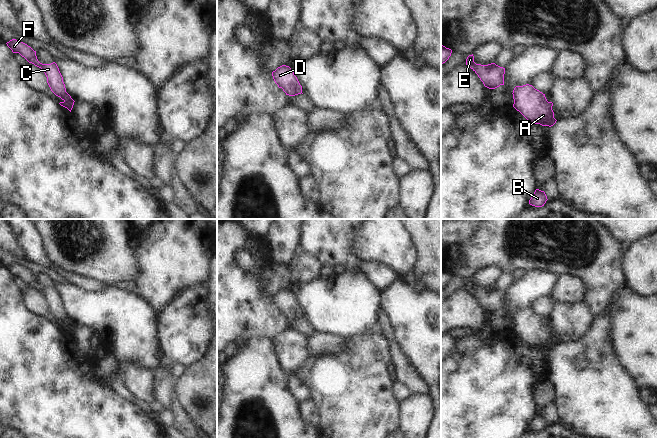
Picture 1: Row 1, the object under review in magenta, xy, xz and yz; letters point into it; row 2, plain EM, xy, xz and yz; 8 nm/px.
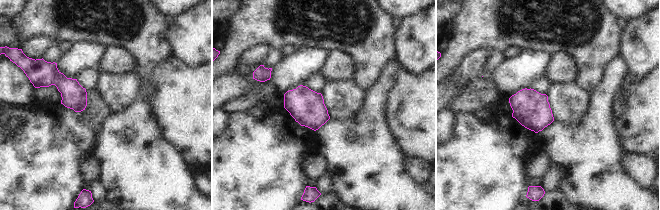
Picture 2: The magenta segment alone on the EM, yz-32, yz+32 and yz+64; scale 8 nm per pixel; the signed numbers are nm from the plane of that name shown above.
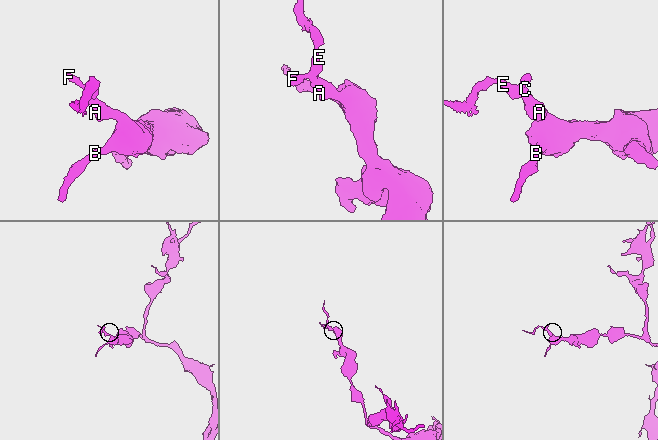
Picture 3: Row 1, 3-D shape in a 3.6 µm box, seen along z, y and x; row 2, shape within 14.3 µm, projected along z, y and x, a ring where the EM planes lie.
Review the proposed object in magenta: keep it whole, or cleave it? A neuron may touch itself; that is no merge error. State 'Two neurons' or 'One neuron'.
One neuron.

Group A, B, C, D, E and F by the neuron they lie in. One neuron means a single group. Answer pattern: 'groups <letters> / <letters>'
groups A B C D E F

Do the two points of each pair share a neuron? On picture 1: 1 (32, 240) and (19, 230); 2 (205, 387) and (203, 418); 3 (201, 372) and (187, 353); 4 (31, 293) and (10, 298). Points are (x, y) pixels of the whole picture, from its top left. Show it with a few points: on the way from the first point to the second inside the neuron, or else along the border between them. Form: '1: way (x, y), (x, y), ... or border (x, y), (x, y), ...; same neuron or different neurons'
1: way (29, 238), (22, 231); same neuron
2: way (200, 395), (192, 403), (199, 410); same neuron
3: border (206, 350), (198, 359), (186, 367); different neurons
4: border (22, 291), (24, 306), (35, 315); different neurons

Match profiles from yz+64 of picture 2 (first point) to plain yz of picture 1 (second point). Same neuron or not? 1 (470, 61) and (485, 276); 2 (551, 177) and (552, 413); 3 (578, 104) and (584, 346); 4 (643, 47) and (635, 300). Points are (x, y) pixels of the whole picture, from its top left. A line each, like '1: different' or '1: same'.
1: same
2: same
3: different
4: different

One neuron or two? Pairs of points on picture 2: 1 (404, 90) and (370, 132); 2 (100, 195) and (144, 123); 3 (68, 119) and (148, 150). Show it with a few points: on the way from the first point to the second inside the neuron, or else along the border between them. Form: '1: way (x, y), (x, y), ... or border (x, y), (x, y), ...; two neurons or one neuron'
1: border (389, 90), (386, 96), (386, 121), (393, 135); two neurons
2: border (98, 178), (103, 185), (106, 198); two neurons
3: border (110, 114), (99, 128), (97, 143), (93, 149); two neurons

